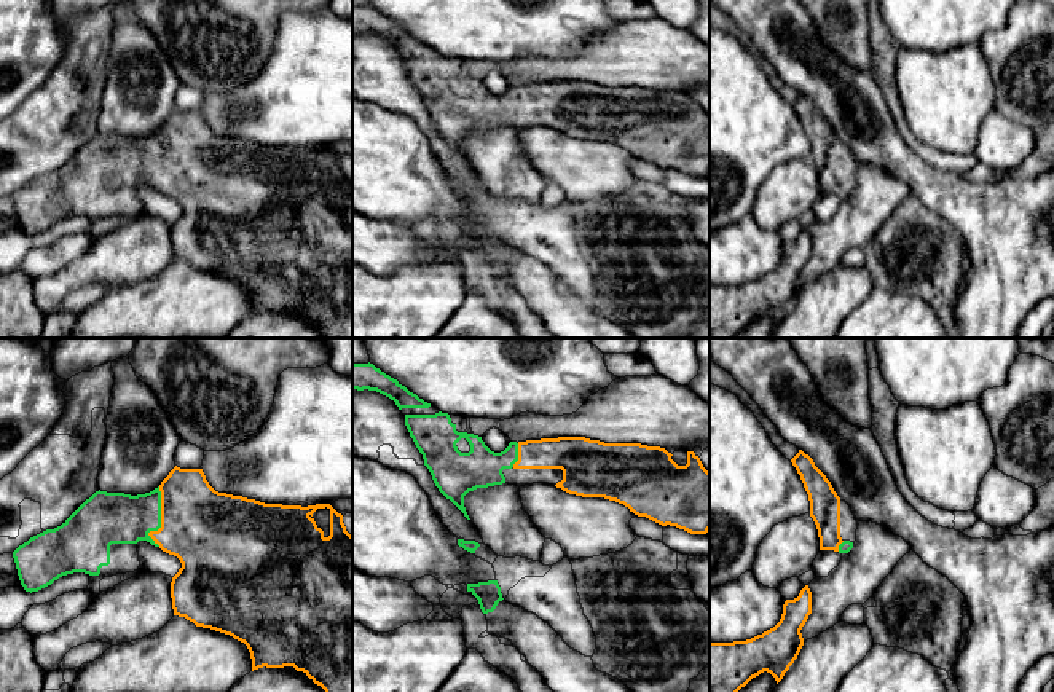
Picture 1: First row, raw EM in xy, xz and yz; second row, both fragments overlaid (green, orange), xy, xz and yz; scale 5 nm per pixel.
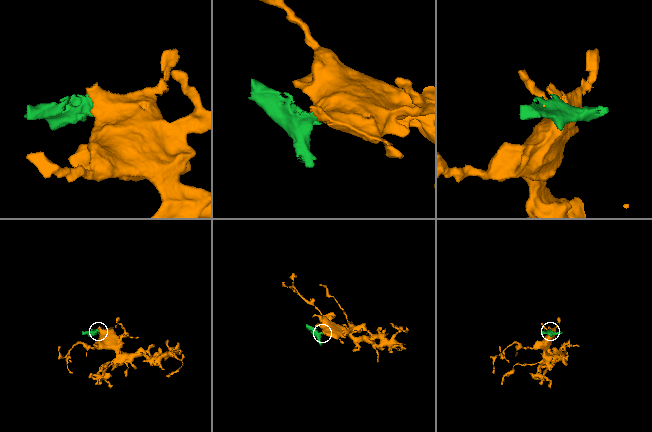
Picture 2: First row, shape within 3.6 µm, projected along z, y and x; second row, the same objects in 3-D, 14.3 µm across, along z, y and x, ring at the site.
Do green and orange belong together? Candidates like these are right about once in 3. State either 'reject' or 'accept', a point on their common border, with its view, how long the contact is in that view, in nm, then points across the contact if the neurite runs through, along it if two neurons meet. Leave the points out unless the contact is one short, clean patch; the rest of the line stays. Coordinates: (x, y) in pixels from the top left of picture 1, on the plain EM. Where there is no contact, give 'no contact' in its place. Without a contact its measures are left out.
accept | xy (160, 161) | 300 nm | across xy (110, 161), (160, 161), (185, 161), (208, 174)

